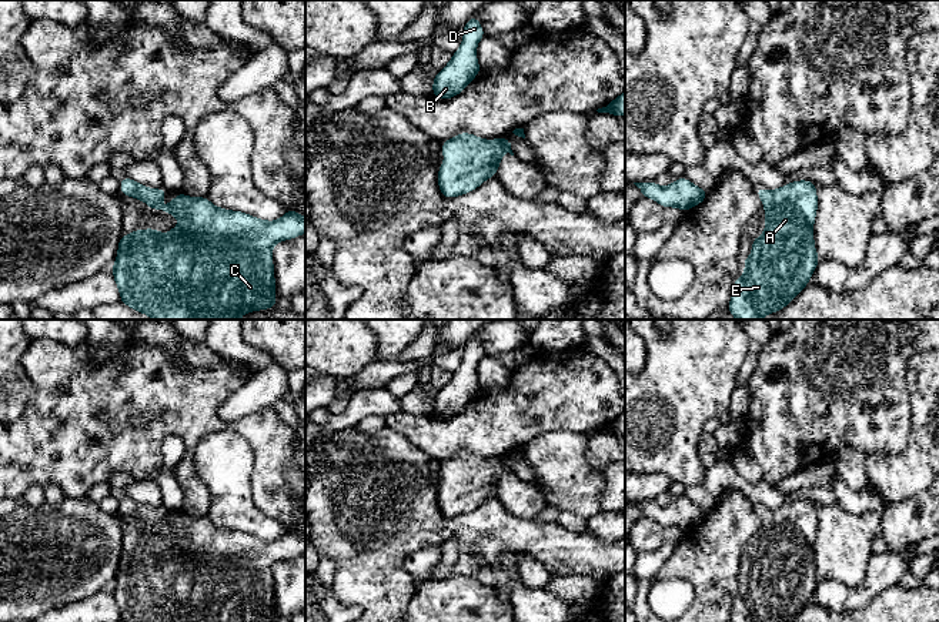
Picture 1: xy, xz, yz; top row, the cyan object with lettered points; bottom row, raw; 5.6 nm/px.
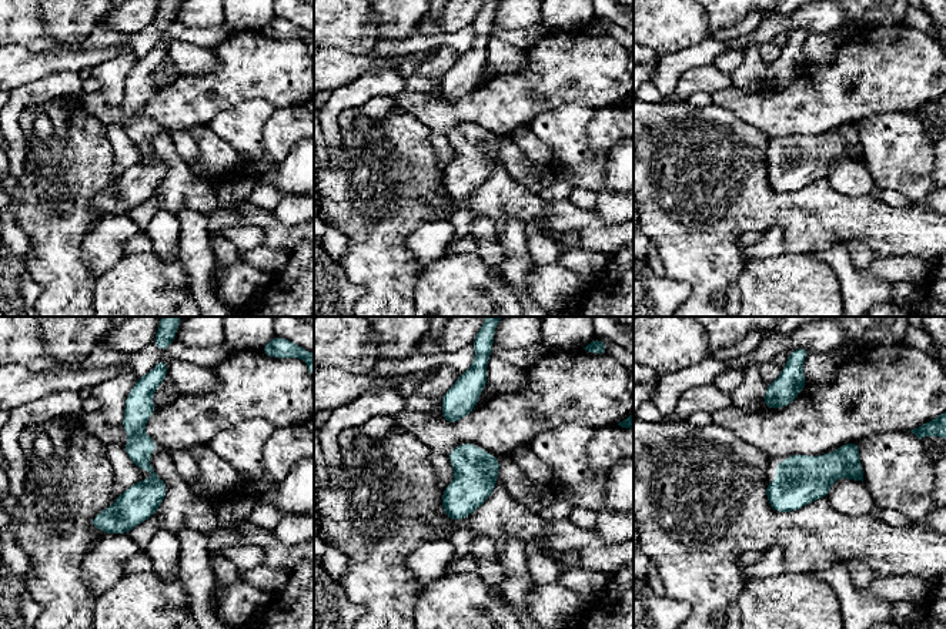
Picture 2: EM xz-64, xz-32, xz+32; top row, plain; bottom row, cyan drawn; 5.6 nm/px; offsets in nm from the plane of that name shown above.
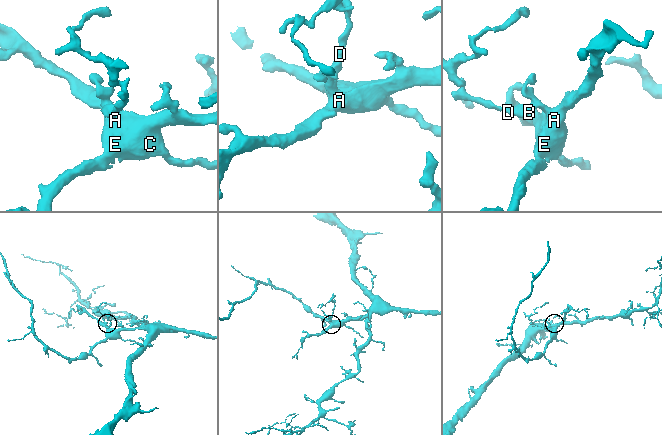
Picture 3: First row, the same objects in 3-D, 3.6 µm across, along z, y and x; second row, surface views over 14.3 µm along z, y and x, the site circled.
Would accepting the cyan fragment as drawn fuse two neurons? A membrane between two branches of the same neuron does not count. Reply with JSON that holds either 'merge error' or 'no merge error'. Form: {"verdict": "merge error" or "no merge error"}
{"verdict": "no merge error"}

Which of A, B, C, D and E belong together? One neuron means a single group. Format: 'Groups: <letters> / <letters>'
Groups: A B C D E

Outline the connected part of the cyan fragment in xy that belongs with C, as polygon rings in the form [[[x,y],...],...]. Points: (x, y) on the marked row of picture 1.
[[[130,177],[120,180],[120,193],[144,201],[151,211],[173,214],[178,220],[178,225],[167,234],[157,228],[146,228],[120,237],[111,272],[123,304],[153,320],[240,320],[243,314],[278,307],[271,251],[277,243],[305,233],[305,217],[294,208],[288,208],[275,221],[267,221],[243,211],[215,207],[207,197],[188,197],[184,193],[178,193],[168,205],[161,207],[158,203],[167,194],[164,187],[154,190]]]

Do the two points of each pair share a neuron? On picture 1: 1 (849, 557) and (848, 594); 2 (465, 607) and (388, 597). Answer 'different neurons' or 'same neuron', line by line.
1: different neurons
2: different neurons

